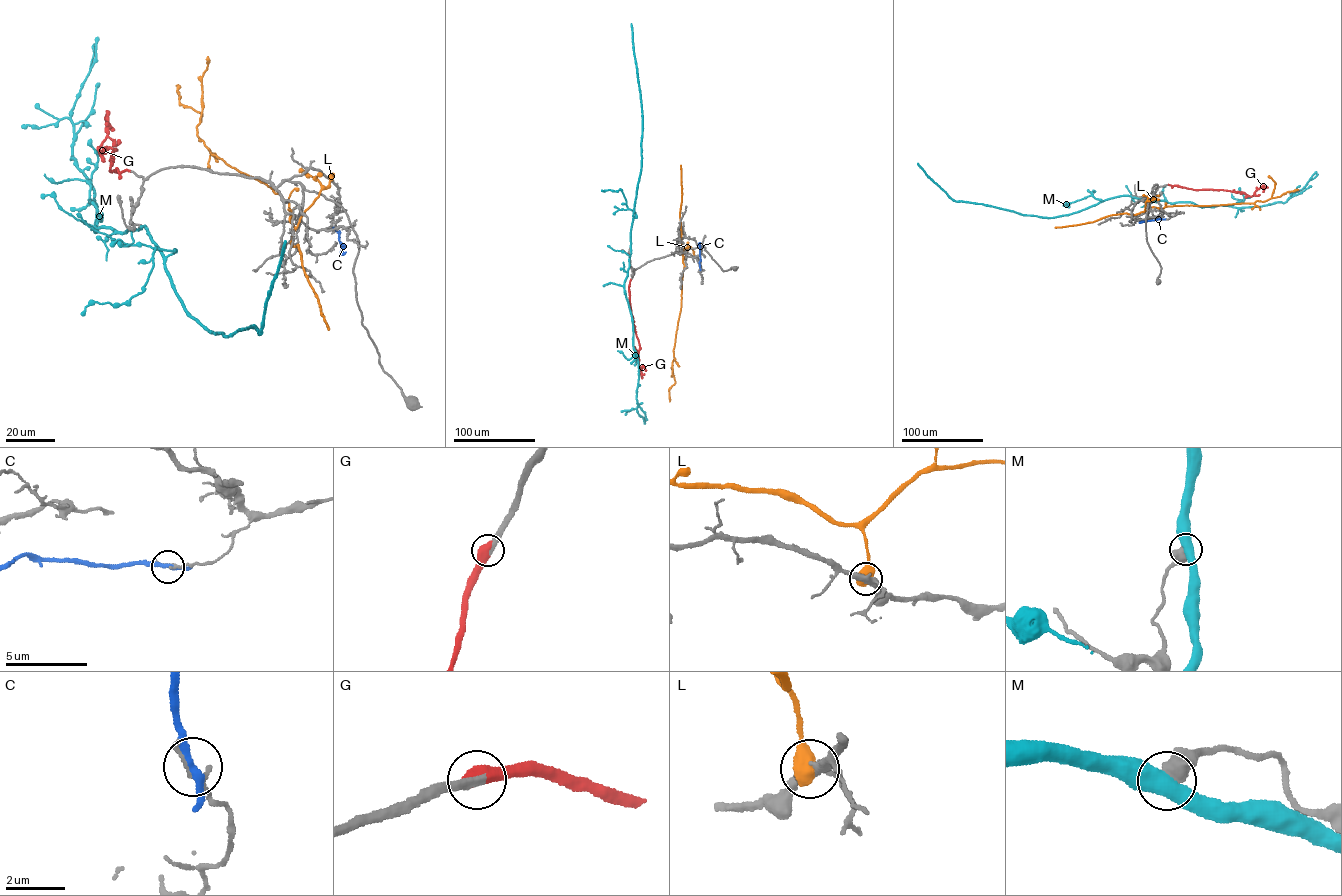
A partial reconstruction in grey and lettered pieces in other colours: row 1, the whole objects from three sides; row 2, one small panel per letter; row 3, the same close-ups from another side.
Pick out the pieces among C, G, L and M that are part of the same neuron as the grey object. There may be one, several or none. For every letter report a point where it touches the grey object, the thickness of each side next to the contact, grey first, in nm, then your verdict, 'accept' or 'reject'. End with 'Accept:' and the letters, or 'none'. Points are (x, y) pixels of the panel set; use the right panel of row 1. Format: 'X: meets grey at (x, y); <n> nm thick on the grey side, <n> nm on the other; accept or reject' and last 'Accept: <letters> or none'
C: meets grey at (1166, 219); 190 nm thick on the grey side, 260 nm on the other; reject
G: meets grey at (1166, 185); 360 nm thick on the grey side, 600 nm on the other; accept
L: meets grey at (1162, 212); 380 nm thick on the grey side, 750 nm on the other; reject
M: meets grey at (1132, 196); 650 nm thick on the grey side, 500 nm on the other; reject
Accept: G

